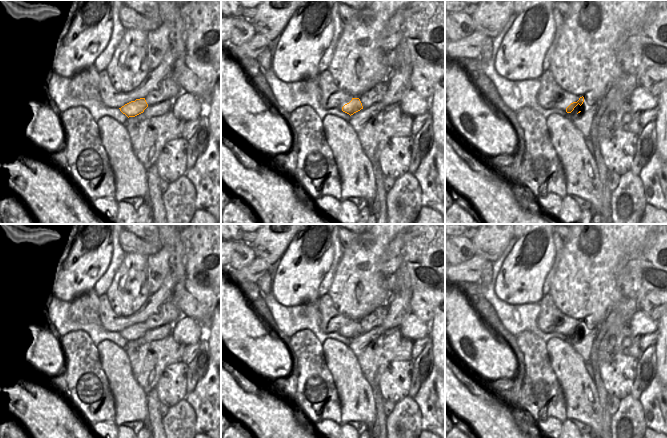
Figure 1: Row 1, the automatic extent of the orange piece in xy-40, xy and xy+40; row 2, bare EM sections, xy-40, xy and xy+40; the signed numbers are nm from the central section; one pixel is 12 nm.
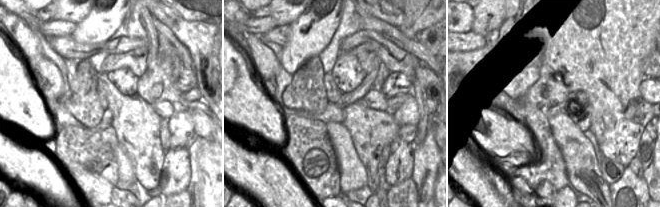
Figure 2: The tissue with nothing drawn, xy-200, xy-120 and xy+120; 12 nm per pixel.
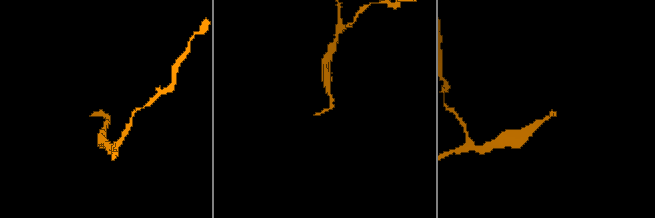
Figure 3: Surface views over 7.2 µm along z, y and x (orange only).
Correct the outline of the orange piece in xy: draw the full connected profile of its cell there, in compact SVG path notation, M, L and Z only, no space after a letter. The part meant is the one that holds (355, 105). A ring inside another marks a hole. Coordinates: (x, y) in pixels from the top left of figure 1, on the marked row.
M349 98L345 100L339 107L341 111L349 114L350 116L354 113L363 109L362 103L359 98Z

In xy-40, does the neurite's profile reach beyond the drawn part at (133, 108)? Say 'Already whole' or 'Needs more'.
Already whole

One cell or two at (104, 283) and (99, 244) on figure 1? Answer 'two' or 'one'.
two

